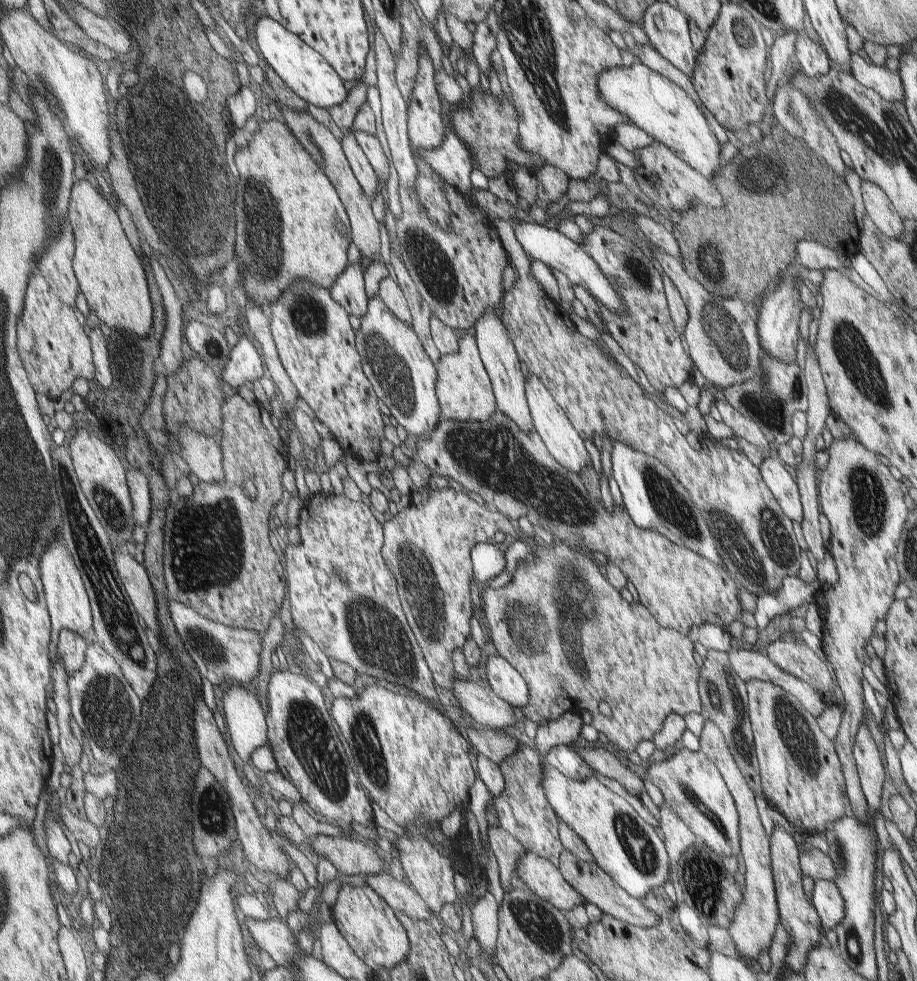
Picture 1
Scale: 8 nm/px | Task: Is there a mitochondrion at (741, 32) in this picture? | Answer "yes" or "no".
yes

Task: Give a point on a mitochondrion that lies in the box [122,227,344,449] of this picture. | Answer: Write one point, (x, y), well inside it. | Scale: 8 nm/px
(303, 310)

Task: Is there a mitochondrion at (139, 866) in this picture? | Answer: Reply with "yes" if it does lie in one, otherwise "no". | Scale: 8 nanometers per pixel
yes

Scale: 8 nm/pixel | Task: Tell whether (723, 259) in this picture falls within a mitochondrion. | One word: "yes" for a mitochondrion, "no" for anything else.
no

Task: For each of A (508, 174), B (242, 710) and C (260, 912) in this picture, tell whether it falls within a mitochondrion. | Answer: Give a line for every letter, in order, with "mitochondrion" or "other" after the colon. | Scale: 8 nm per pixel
A: other
B: other
C: other

